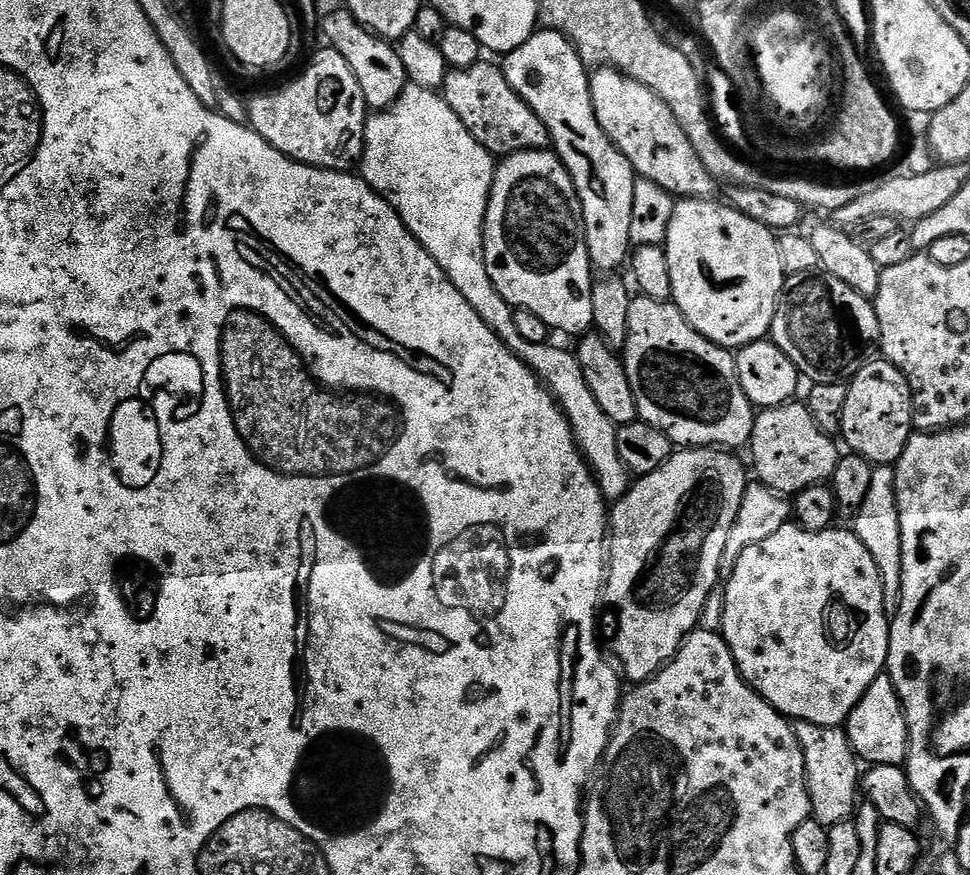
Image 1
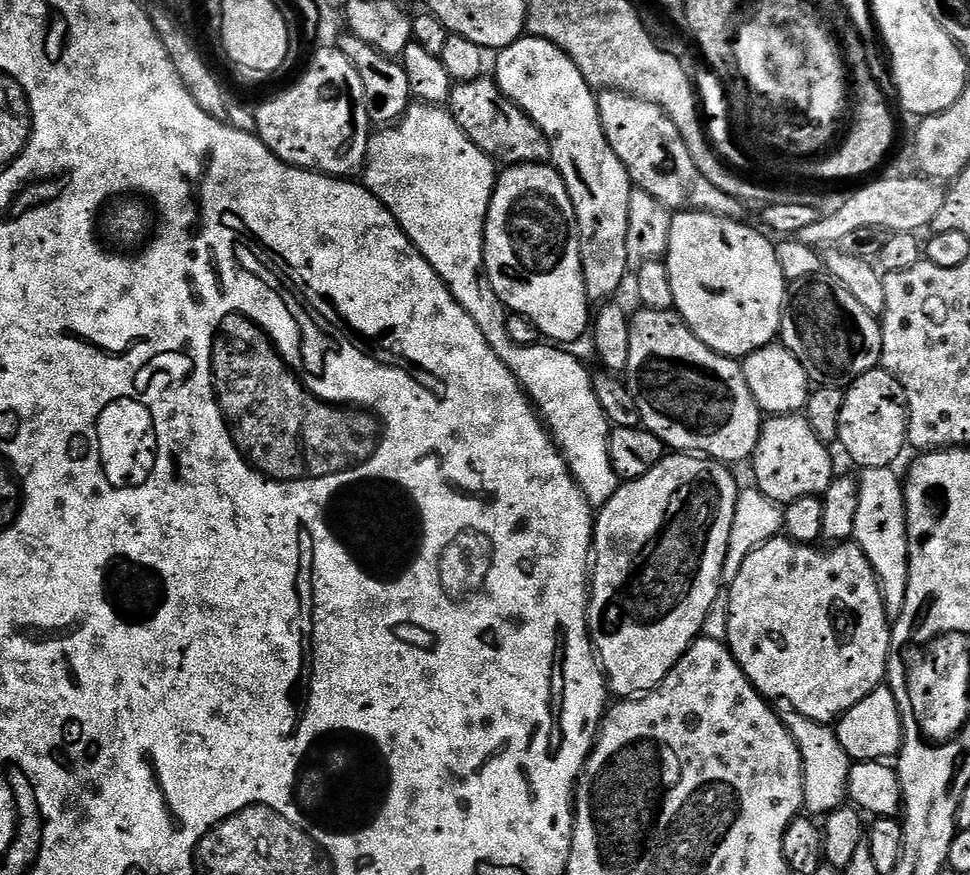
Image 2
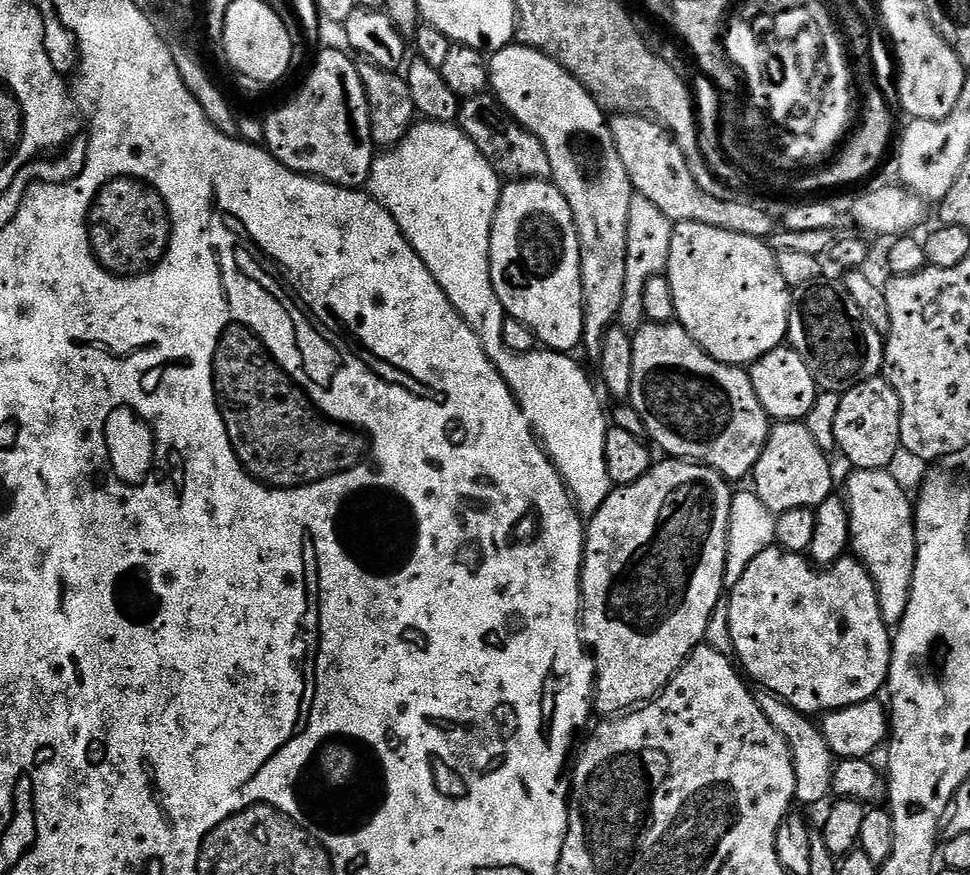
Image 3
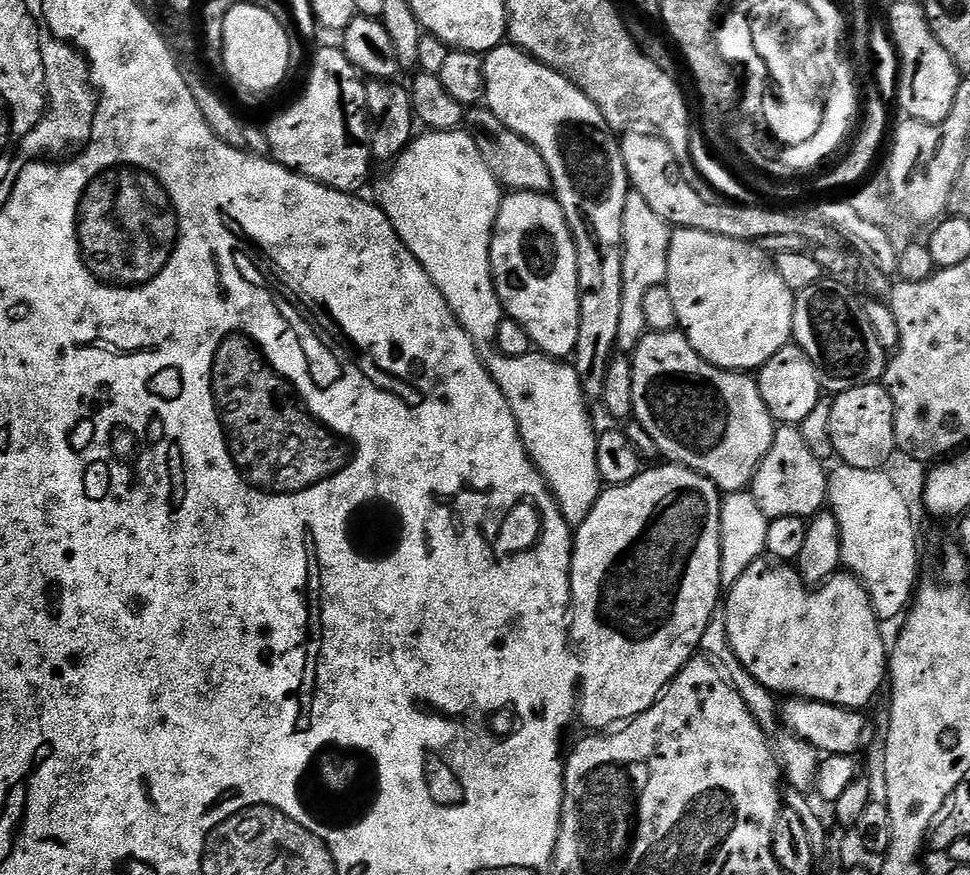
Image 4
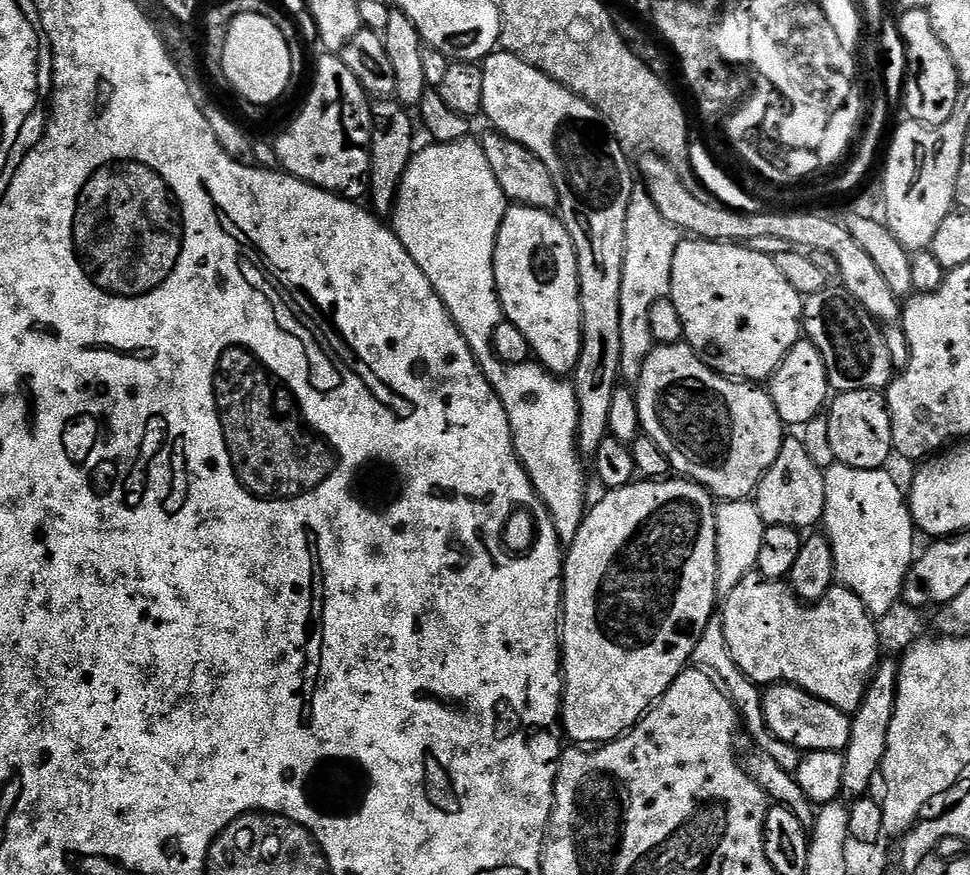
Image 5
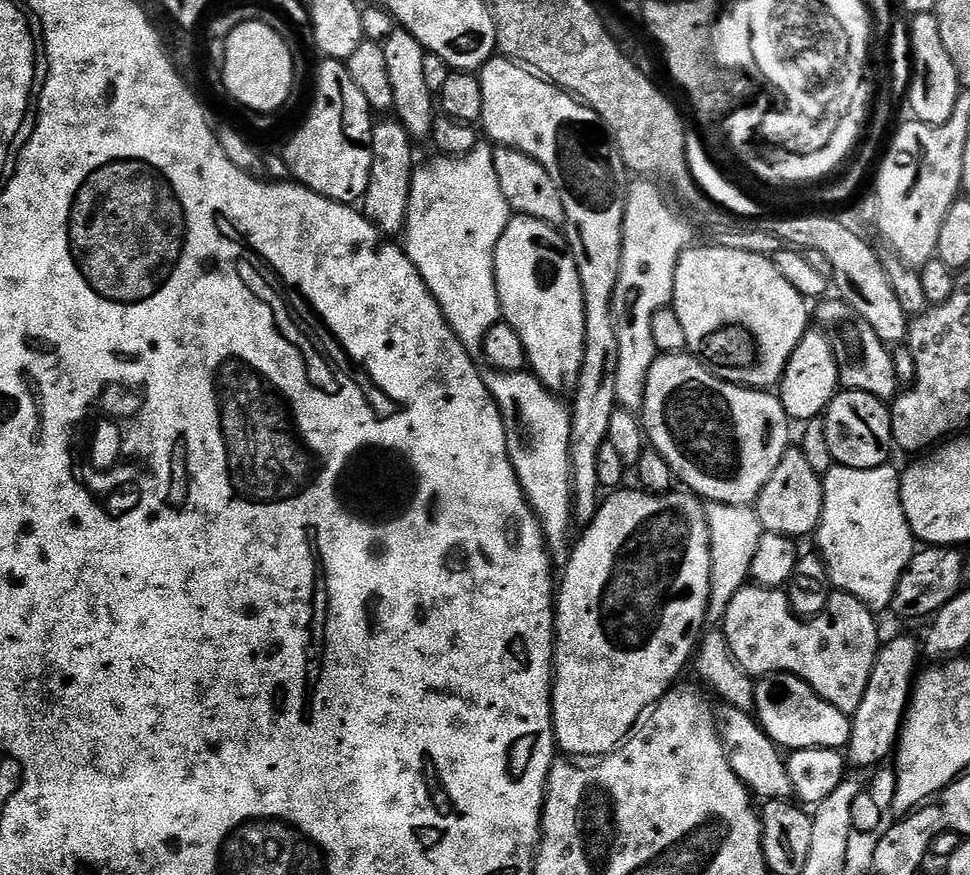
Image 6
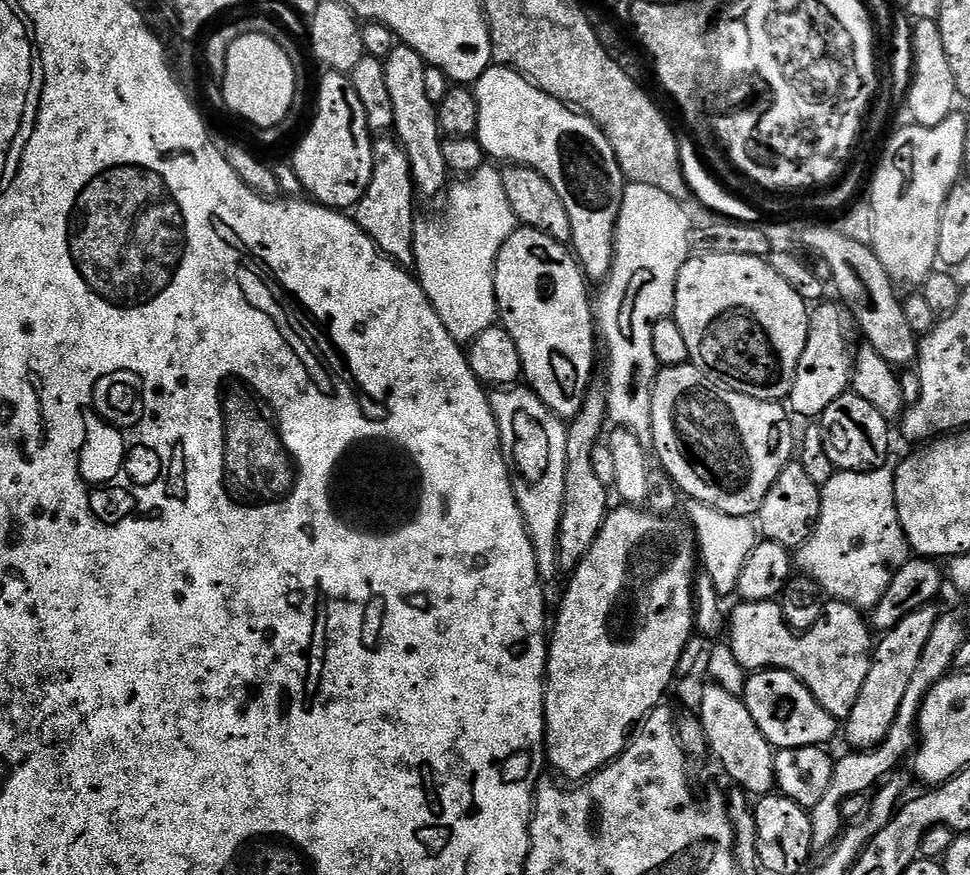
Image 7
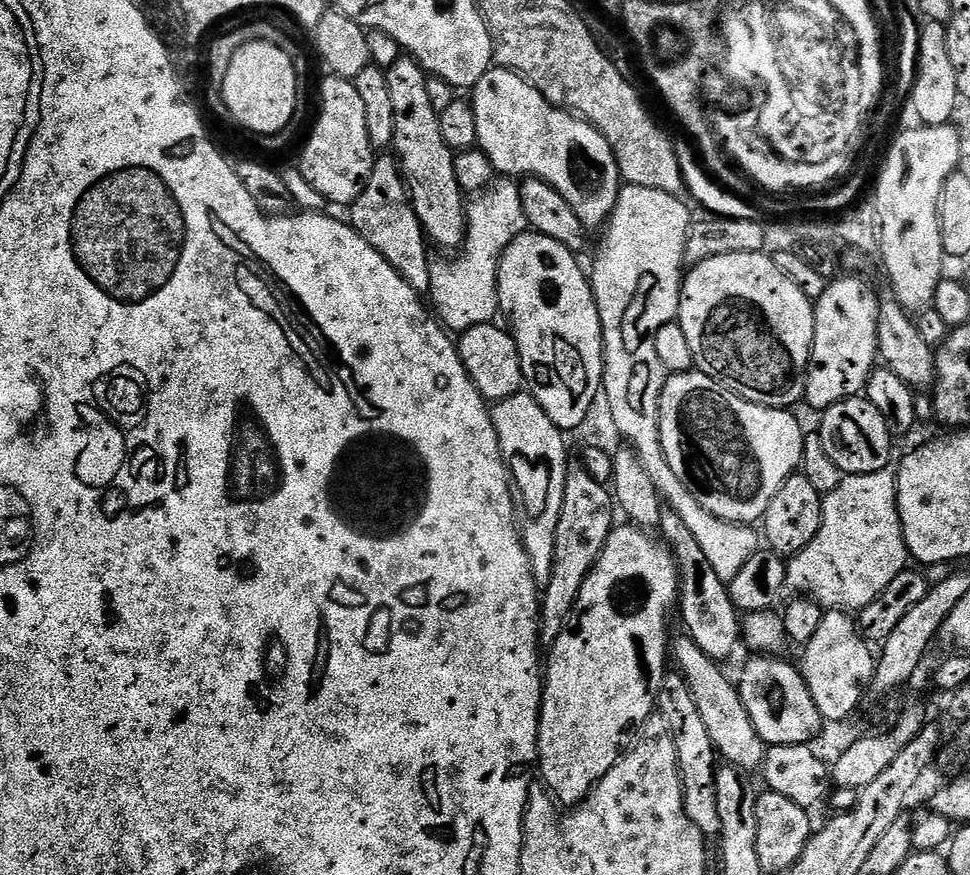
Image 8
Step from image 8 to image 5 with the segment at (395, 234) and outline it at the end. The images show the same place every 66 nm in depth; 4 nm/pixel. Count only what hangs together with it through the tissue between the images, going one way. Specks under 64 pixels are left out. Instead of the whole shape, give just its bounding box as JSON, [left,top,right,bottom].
[368,98,416,214]

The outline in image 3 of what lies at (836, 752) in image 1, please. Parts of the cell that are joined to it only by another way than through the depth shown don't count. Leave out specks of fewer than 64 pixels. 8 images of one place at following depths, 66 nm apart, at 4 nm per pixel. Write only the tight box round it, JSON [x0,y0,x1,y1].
[755,690,834,804]

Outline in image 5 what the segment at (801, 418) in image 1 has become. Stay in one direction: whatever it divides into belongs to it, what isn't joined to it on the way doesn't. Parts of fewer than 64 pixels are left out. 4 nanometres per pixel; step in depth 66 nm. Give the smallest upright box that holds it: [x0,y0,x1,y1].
[754,439,826,530]

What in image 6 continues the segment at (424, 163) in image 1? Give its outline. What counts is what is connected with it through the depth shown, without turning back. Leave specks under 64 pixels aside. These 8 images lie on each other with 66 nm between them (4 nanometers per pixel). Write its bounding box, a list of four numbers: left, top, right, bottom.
[402,142,574,566]

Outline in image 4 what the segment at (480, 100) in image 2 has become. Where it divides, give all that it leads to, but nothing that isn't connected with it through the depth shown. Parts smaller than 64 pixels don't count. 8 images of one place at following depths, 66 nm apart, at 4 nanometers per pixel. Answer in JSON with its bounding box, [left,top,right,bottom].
[466,106,552,192]

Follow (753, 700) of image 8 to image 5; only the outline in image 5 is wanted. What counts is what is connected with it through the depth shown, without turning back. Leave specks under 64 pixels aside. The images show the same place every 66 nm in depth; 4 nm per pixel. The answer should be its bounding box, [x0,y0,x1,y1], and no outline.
[763,684,852,753]

